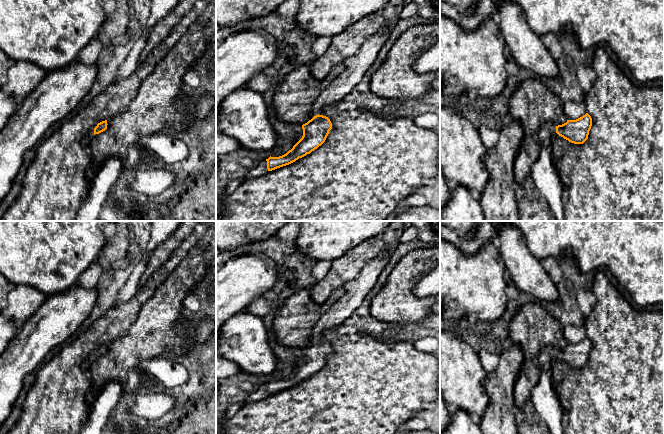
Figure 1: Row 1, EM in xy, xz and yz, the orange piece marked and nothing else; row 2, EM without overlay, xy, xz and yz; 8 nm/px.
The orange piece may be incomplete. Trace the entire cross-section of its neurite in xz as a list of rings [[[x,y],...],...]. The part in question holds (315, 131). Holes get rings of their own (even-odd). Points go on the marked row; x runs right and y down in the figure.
[[[396,23],[387,25],[380,33],[370,35],[358,52],[345,59],[342,63],[345,69],[321,92],[312,106],[312,119],[302,125],[302,138],[286,154],[279,157],[269,157],[268,171],[289,165],[299,158],[310,154],[321,146],[332,129],[330,119],[320,113],[327,107],[336,106],[343,101],[375,62],[380,49],[389,39],[390,32]]]

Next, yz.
[[[586,113],[576,120],[567,120],[562,125],[555,126],[546,123],[537,130],[539,144],[545,148],[552,146],[553,137],[558,134],[564,139],[574,144],[583,144],[589,135],[592,126],[592,118]]]

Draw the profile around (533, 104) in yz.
[[[531,77],[518,85],[508,100],[510,119],[517,120],[523,129],[523,138],[514,160],[514,179],[520,186],[531,176],[532,167],[541,155],[537,130],[546,123],[555,126],[567,122],[563,102],[542,81]]]

